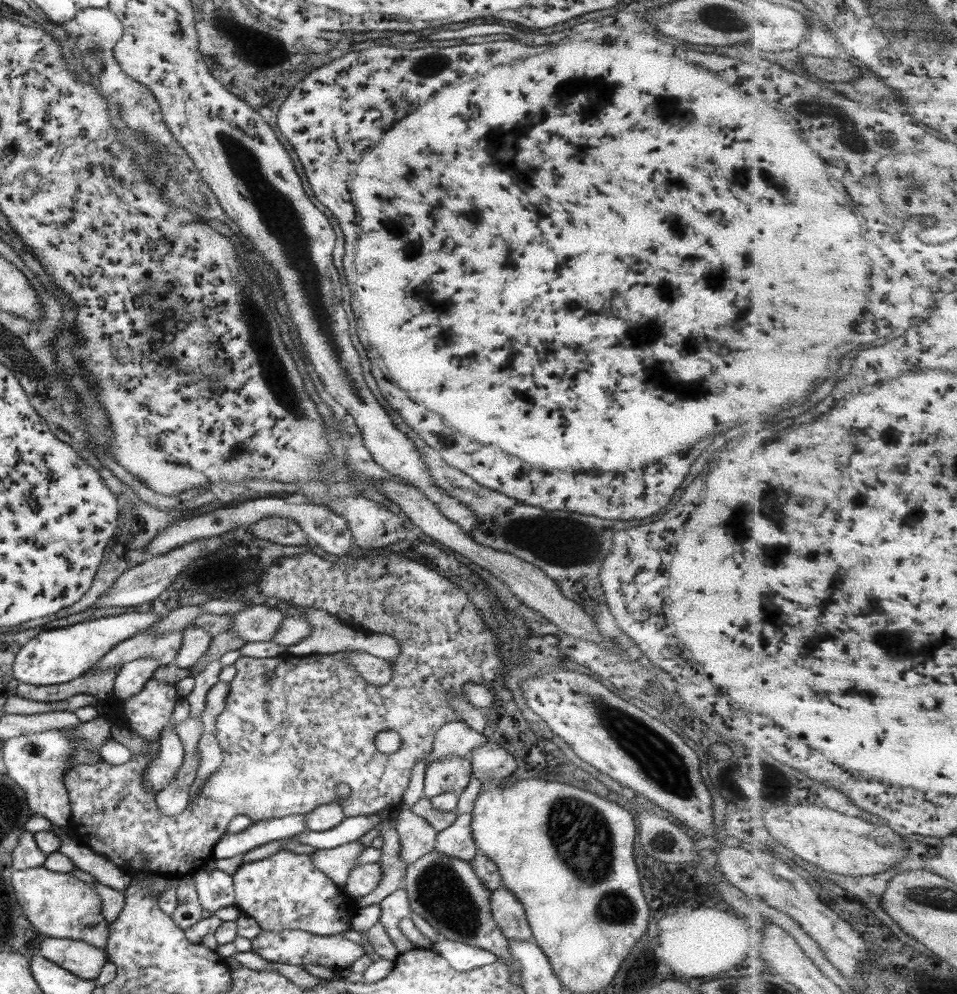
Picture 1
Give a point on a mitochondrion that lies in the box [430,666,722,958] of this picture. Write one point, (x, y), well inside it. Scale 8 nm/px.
(583, 842)

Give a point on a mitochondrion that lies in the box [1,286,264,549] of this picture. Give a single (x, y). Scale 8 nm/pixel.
(234, 452)

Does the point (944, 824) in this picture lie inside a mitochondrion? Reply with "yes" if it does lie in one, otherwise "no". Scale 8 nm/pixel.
no

